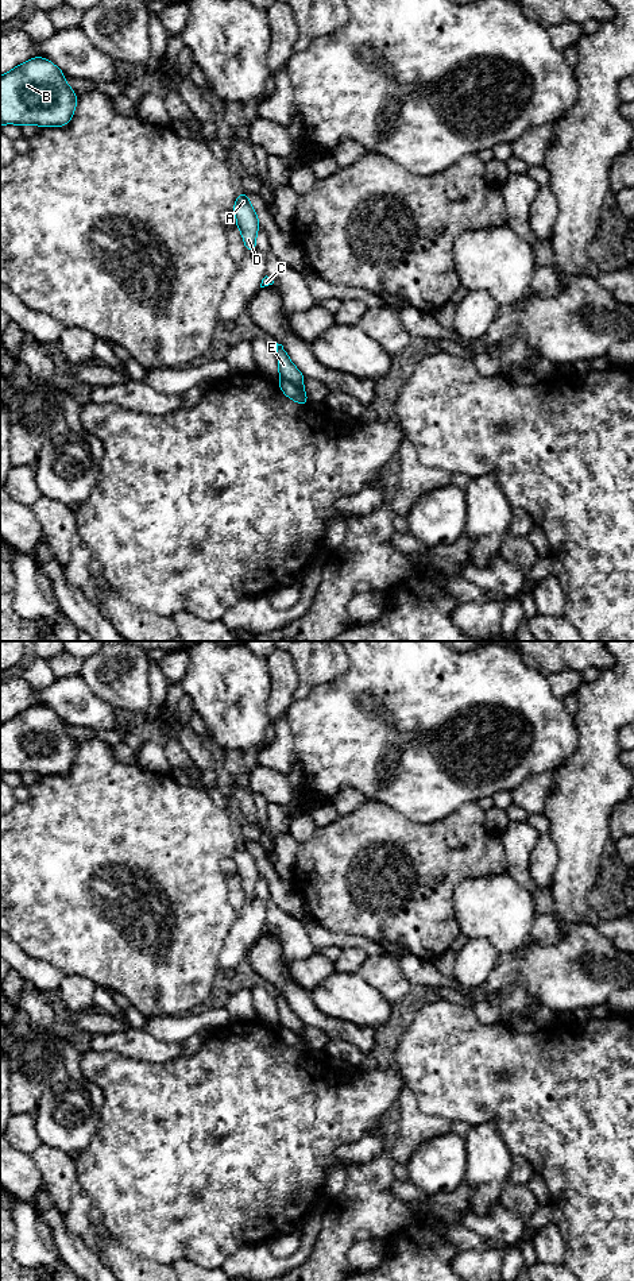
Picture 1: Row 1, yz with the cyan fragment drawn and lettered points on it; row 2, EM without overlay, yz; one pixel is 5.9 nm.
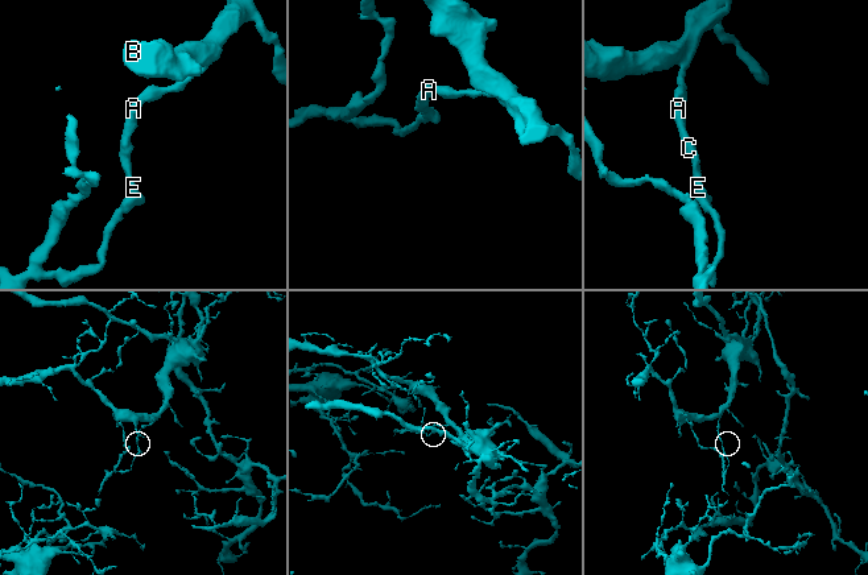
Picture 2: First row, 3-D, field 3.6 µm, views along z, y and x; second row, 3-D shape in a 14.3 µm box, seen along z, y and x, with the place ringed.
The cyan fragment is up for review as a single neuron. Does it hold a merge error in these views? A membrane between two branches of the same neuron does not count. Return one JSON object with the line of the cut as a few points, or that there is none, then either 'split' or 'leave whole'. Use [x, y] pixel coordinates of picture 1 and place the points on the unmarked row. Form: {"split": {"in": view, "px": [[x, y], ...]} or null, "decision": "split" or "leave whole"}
{"split": {"in": "yz", "px": [[281, 1026], [294, 1031], [304, 1041]]}, "decision": "split"}

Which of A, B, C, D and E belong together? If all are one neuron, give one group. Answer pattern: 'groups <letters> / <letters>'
groups A C D E / B

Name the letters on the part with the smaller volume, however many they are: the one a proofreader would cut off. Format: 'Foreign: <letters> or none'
Foreign: A, C, D, E

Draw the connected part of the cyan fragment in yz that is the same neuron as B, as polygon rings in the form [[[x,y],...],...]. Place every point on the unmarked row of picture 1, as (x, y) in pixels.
[[[34,705],[0,724],[0,773],[67,773],[77,755],[77,741],[67,733],[63,719],[43,705]]]

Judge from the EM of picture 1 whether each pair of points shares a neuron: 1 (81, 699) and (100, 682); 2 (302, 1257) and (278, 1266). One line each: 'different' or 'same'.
1: different
2: same

